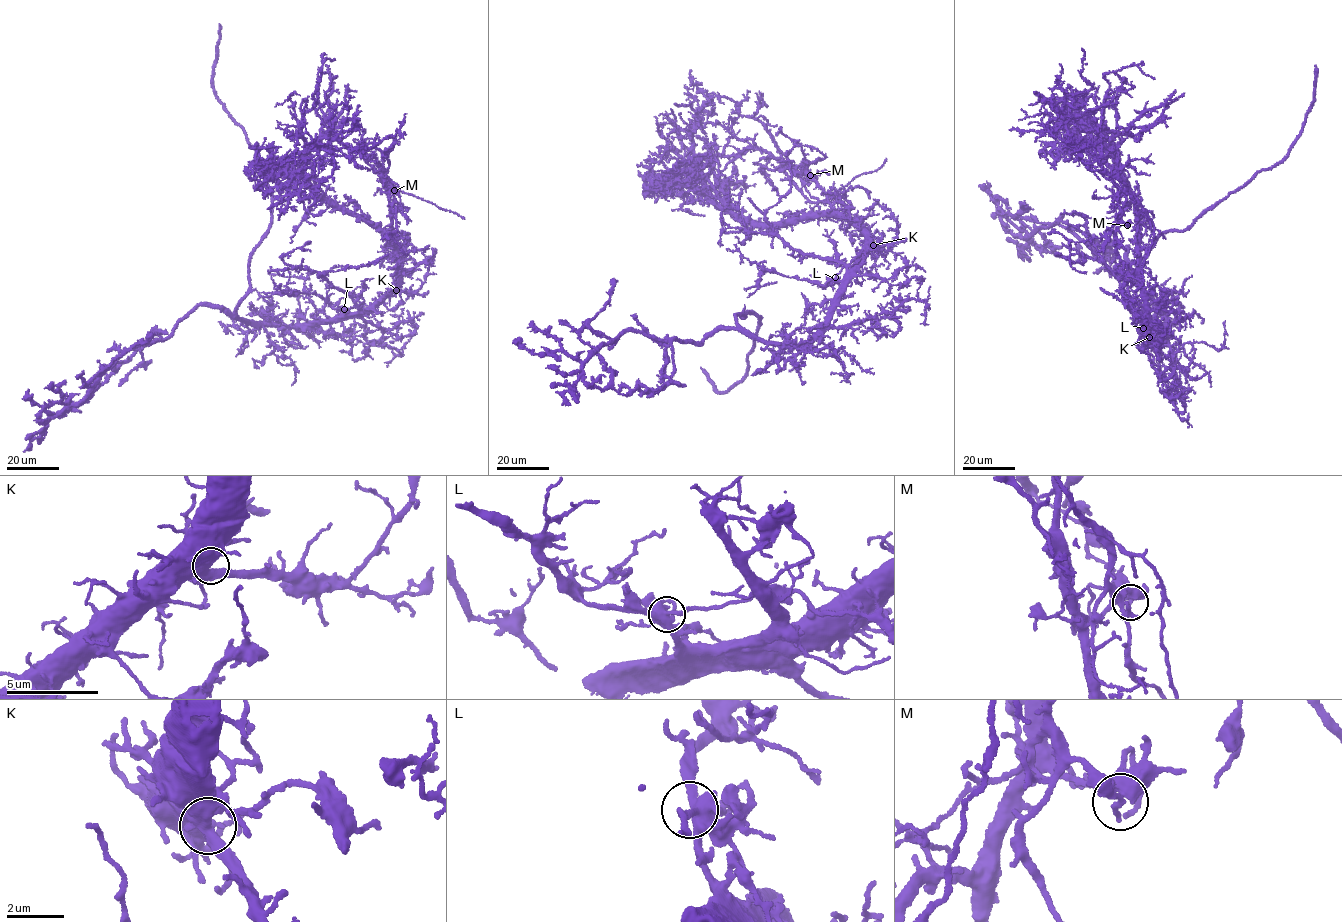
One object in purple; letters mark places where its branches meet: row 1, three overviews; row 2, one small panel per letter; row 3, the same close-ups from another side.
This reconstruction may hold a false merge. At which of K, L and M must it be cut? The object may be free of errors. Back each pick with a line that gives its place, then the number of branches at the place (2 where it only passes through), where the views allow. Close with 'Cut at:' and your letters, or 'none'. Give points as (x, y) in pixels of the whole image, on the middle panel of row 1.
M: (810, 175) | 4
Cut at: M

